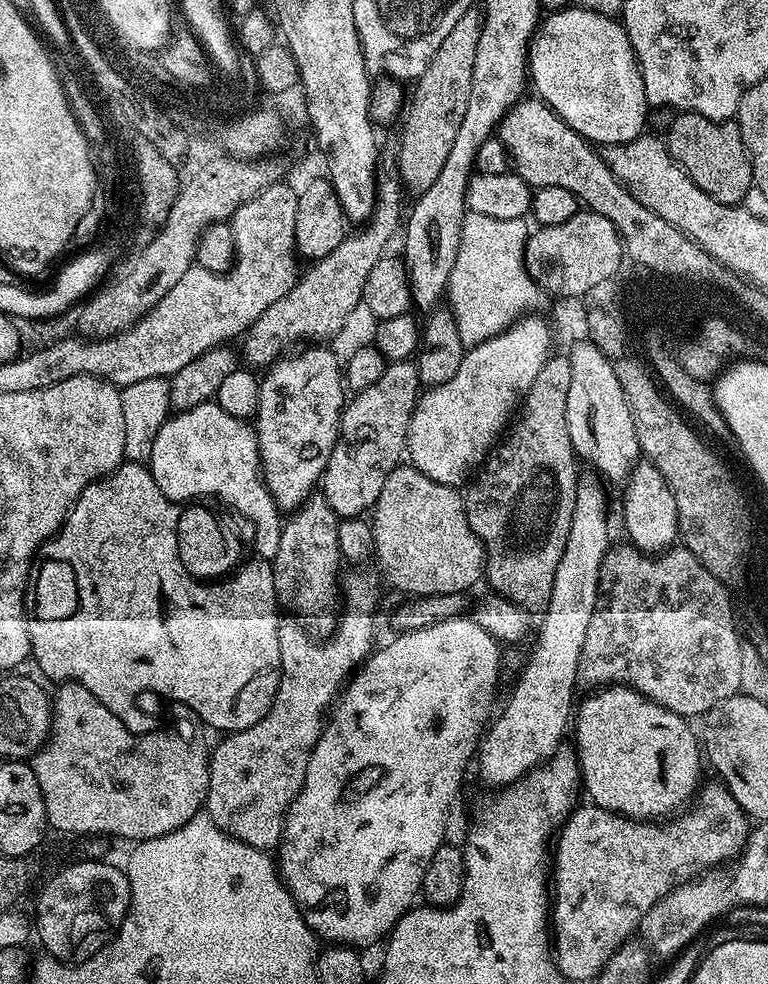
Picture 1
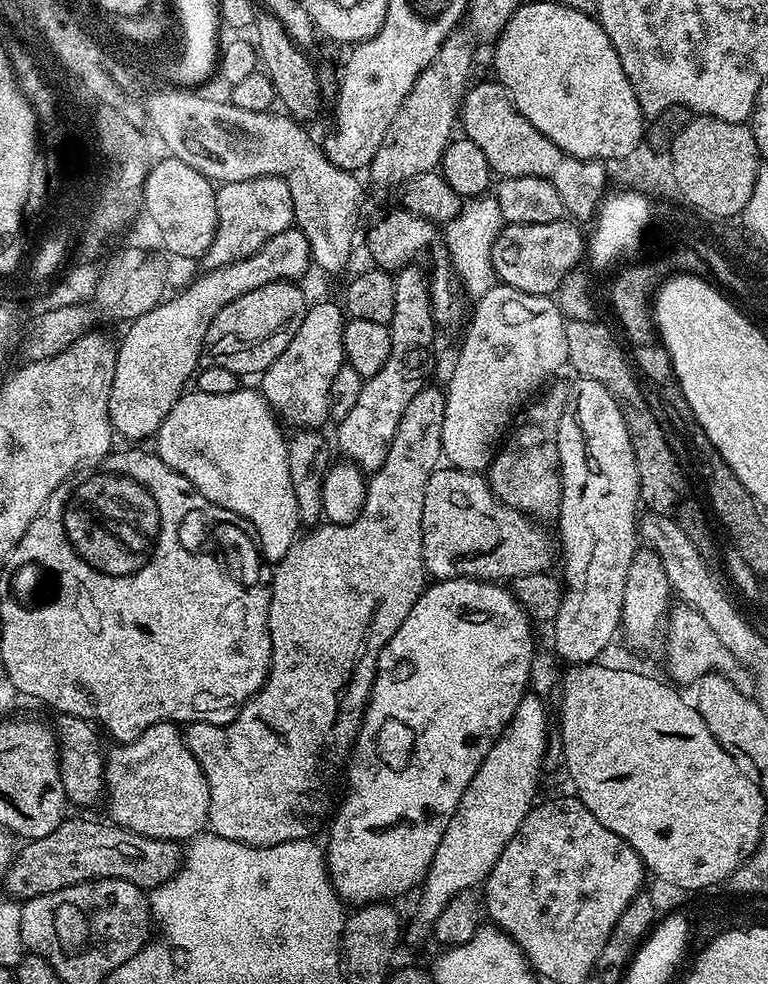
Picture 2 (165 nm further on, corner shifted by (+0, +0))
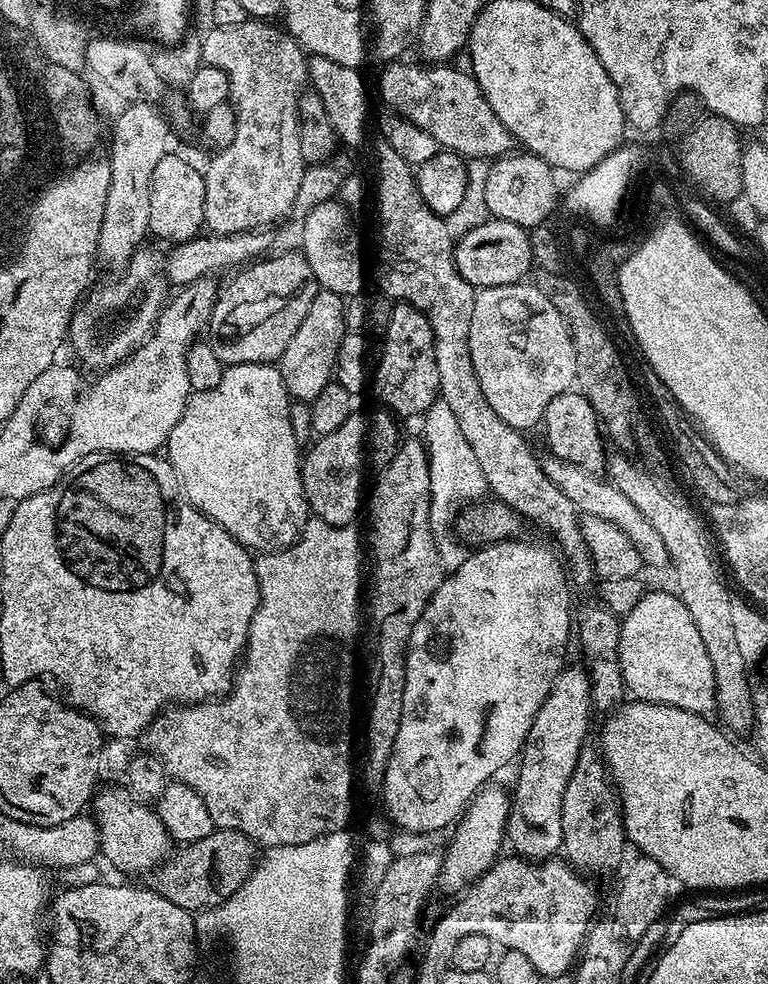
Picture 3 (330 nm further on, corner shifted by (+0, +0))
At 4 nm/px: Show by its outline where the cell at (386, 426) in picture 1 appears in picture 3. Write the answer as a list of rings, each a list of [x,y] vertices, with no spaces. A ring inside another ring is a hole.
[[[396,302],[391,305],[388,325],[383,329],[382,336],[384,336],[384,349],[381,352],[379,349],[378,359],[374,364],[370,392],[373,392],[385,404],[381,405],[389,413],[395,414],[397,417],[412,416],[415,412],[416,415],[422,414],[440,395],[438,366],[434,362],[434,334],[430,322],[426,322],[426,318],[414,306]]]

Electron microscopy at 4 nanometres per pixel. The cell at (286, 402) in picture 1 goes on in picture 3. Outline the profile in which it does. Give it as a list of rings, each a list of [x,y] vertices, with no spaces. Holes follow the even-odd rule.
[[[317,291],[314,302],[310,302],[310,310],[306,310],[306,318],[302,318],[302,326],[294,330],[294,338],[280,355],[278,367],[282,374],[282,382],[286,386],[289,397],[296,402],[311,402],[322,394],[322,386],[326,386],[336,370],[336,355],[340,340],[346,335],[344,323],[345,297]]]

